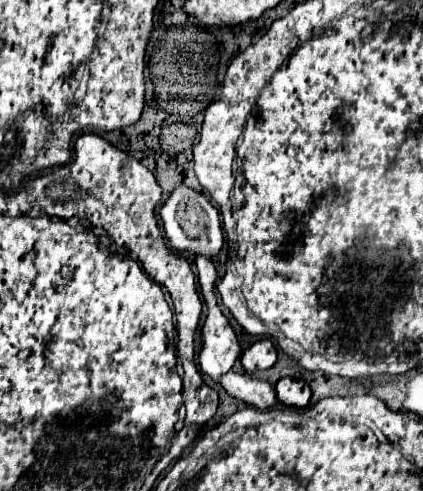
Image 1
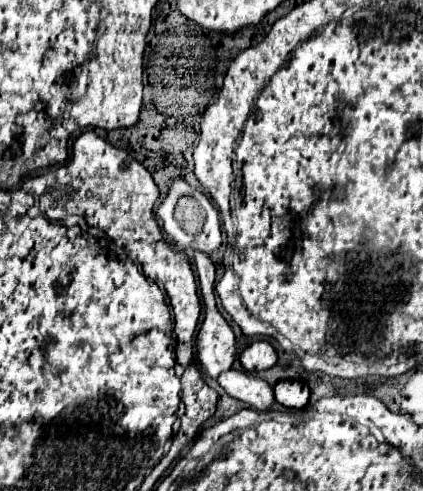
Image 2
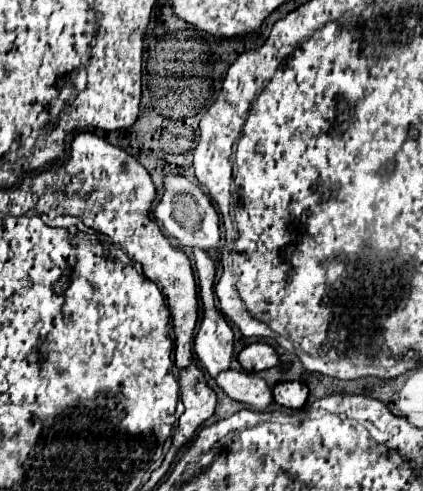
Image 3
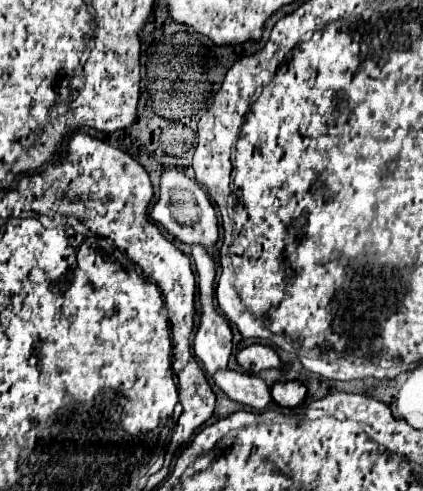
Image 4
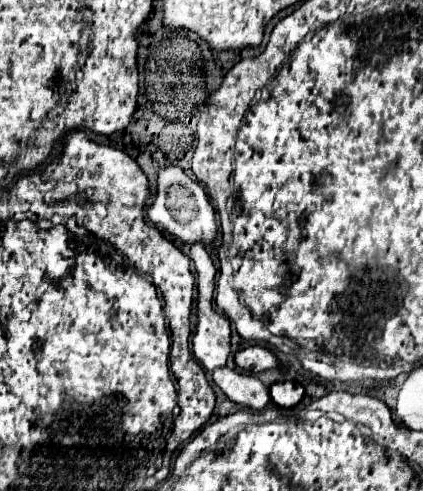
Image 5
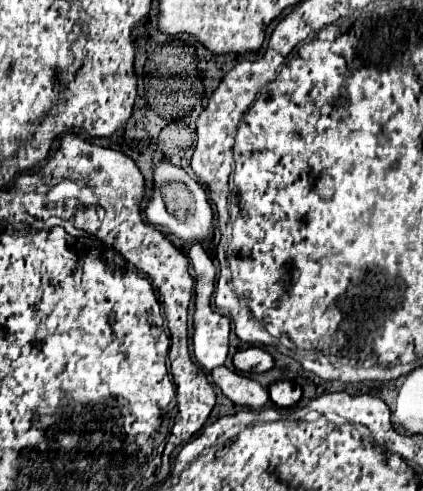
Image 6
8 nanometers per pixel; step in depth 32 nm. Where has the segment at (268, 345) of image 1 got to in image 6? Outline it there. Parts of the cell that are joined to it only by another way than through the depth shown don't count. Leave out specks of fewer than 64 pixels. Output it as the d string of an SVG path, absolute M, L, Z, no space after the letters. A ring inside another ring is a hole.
M250 346L246 350L240 350L234 354L234 366L242 372L252 372L252 374L262 374L270 368L274 368L274 358L270 352L266 352L260 346Z

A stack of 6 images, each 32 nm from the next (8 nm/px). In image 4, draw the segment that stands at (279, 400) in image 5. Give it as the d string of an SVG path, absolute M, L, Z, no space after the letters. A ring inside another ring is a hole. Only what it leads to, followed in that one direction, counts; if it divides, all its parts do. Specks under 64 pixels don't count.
M278 382L272 386L272 398L284 408L298 408L306 398L306 386L302 382Z

